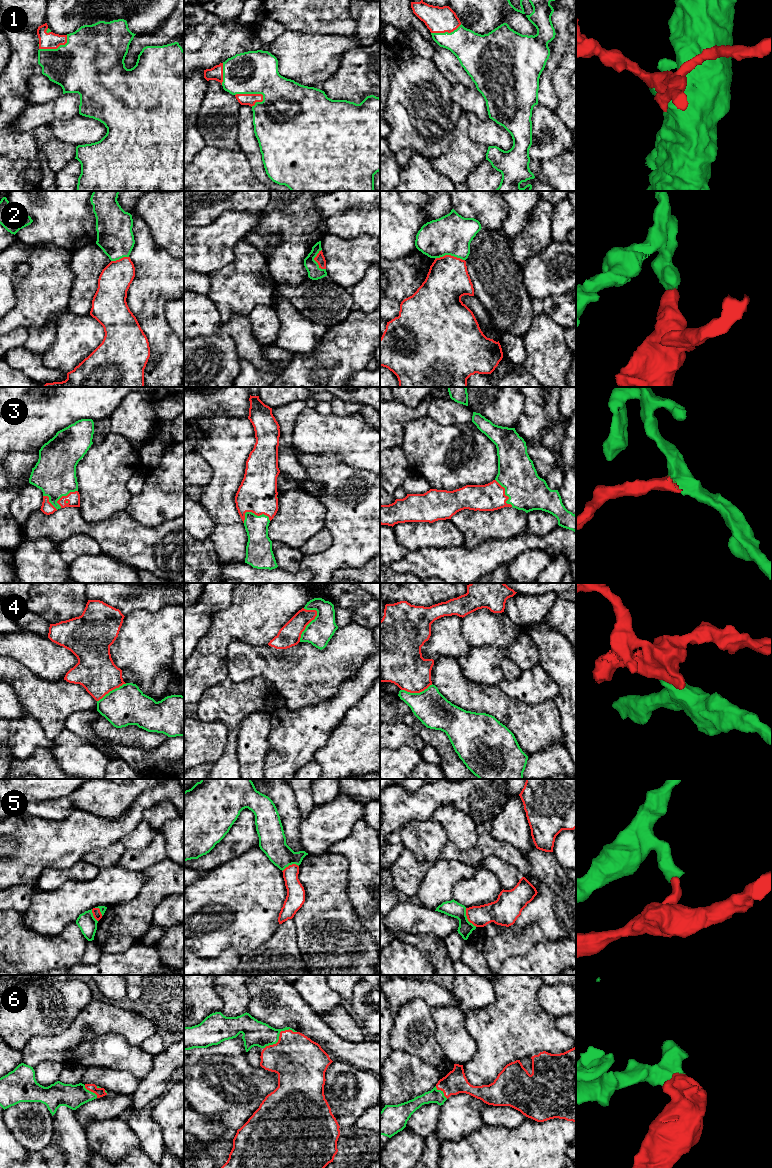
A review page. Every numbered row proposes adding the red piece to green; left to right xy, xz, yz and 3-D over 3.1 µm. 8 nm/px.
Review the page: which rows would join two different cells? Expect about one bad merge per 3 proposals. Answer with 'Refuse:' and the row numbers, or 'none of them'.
Refuse: 2, 4, 5

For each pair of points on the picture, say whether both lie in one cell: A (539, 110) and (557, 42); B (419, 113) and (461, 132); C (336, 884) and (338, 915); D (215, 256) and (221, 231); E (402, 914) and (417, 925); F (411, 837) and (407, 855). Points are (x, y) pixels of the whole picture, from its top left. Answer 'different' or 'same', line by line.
A: different
B: different
C: same
D: same
E: same
F: different

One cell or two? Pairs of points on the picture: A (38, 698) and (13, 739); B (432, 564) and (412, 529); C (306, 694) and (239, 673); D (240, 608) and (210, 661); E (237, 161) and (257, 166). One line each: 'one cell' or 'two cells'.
A: two cells
B: two cells
C: one cell
D: one cell
E: two cells

